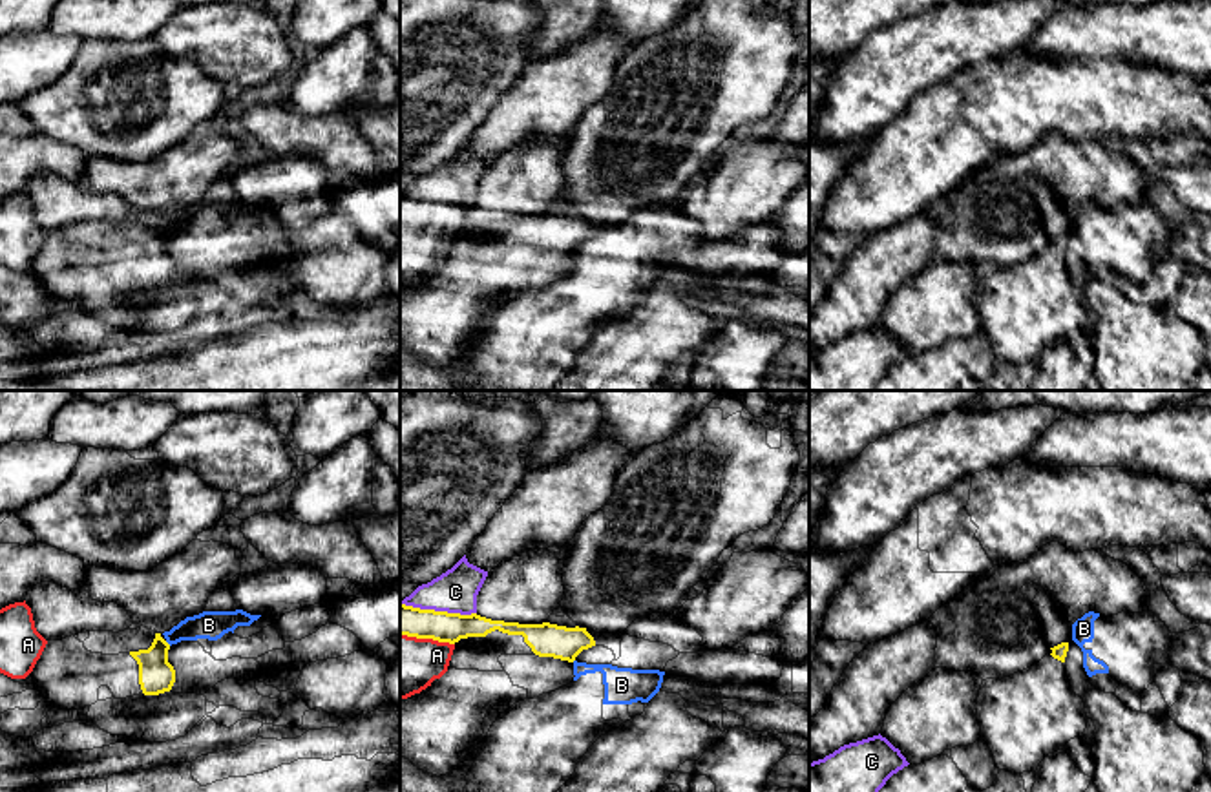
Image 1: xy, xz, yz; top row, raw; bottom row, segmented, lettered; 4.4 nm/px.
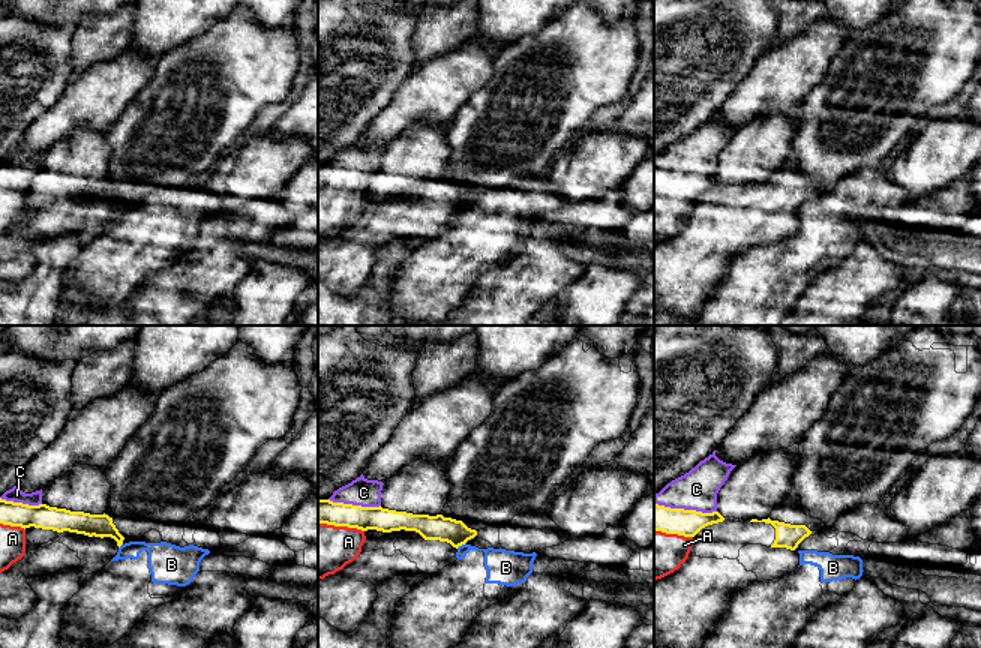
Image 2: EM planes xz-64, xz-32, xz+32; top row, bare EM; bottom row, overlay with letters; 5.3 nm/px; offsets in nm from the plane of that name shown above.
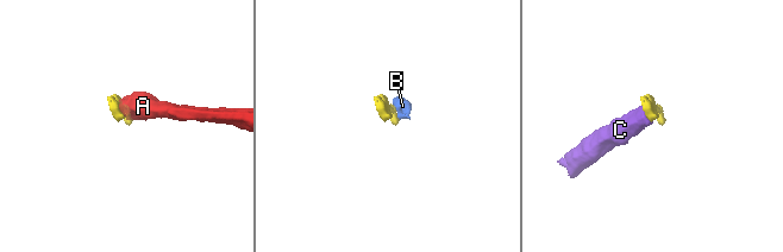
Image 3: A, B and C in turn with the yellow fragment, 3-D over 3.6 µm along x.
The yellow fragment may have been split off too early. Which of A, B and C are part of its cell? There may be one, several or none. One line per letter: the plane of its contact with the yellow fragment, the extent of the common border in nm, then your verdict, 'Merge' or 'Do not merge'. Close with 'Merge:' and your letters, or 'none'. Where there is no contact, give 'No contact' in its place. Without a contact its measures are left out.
A: Touches yellow in xz. Shared border 240 nm. Do not merge
B: Touches yellow in xy. Shared border 40 nm. Do not merge
C: Touches yellow in xz. Shared border 340 nm. Do not merge
Merge: none

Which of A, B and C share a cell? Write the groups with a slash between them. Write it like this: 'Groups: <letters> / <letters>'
Groups: A C / B

